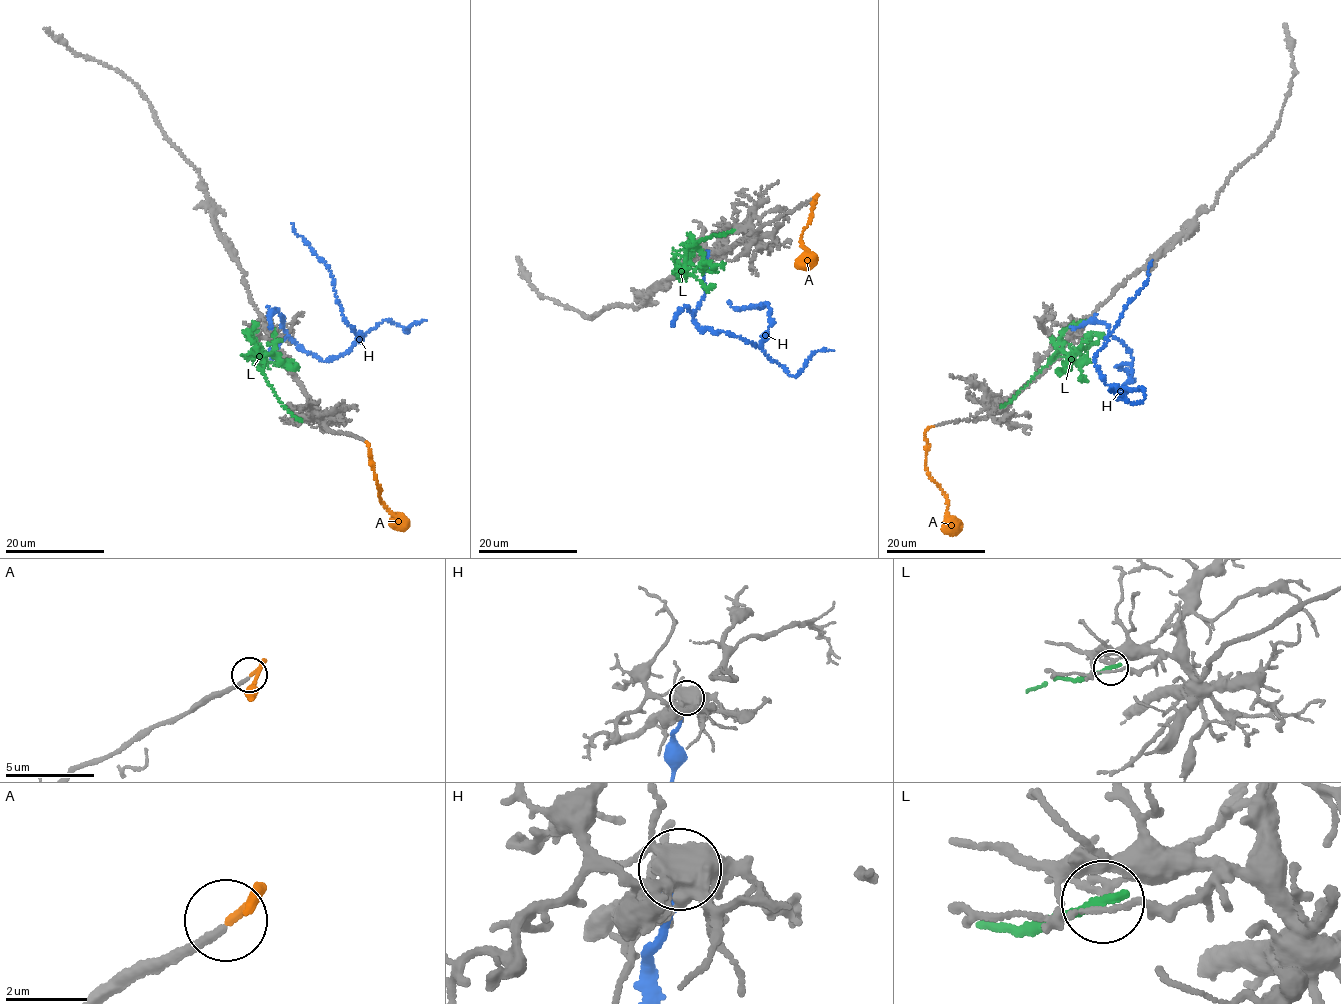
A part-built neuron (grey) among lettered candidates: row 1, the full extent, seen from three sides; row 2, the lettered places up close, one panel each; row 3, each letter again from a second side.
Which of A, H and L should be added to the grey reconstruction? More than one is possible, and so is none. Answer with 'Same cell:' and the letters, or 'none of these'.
Same cell: none of these

